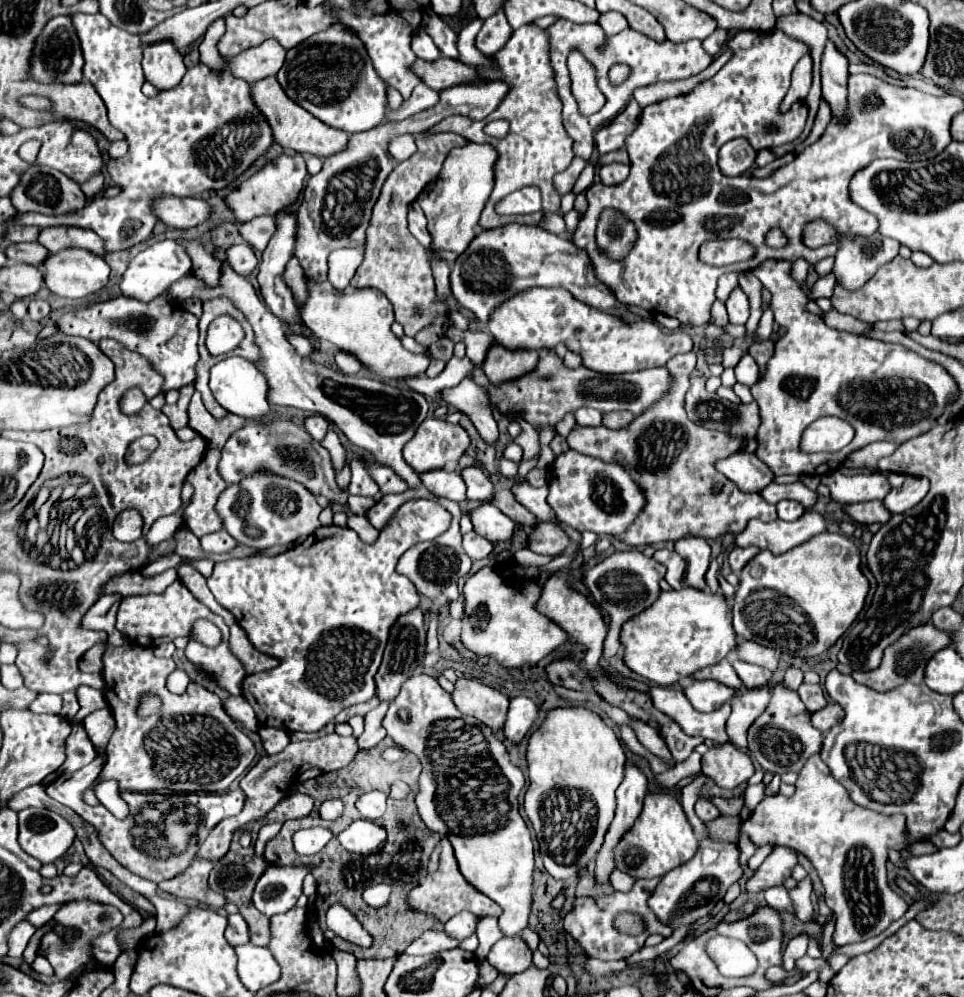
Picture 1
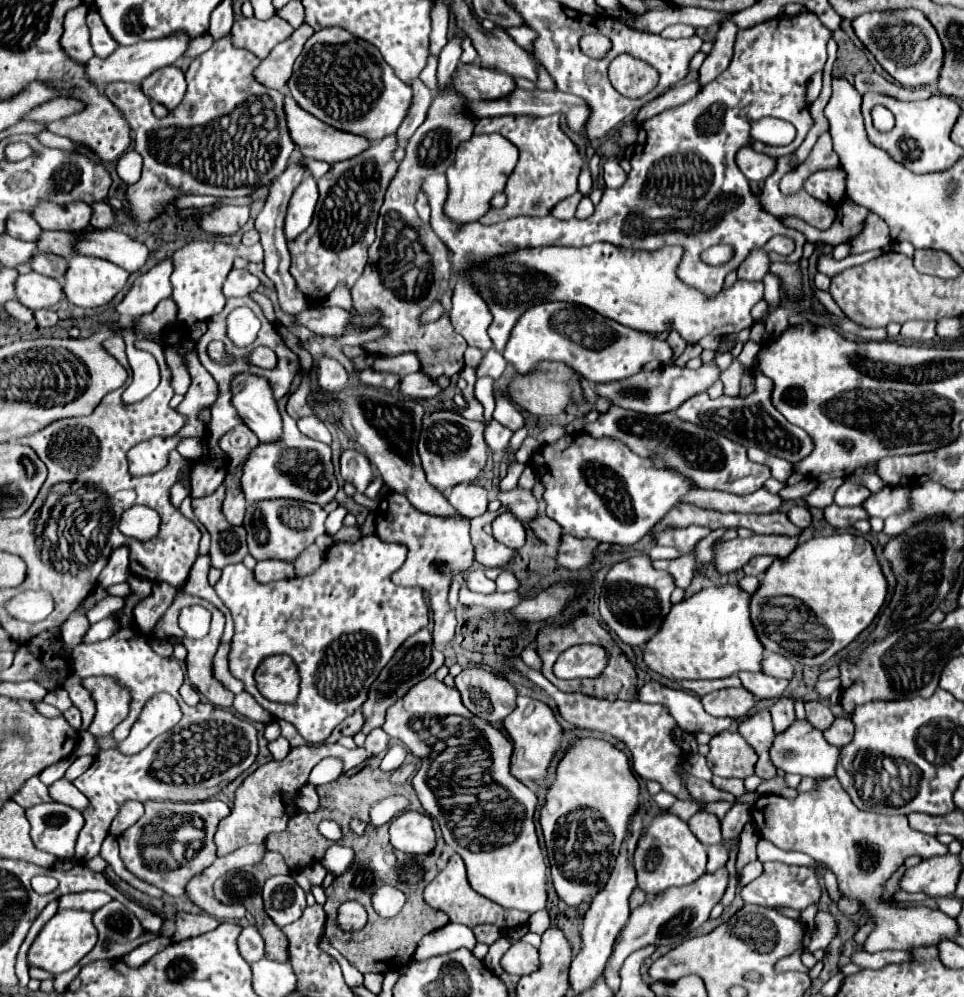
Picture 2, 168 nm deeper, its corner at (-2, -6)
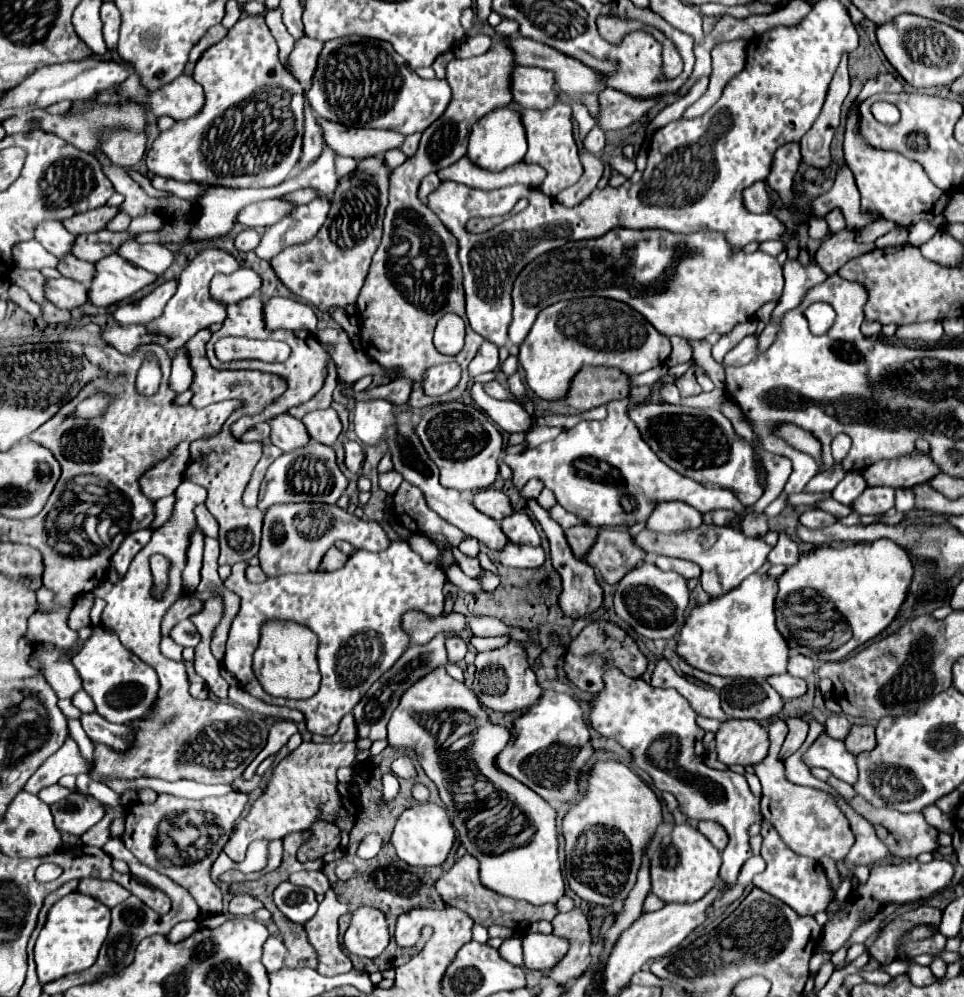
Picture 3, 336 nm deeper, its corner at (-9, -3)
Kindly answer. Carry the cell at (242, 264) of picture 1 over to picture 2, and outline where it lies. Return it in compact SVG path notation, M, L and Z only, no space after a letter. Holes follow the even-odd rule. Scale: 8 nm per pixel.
M232 269L228 279L224 281L222 293L226 297L246 297L258 289L260 281L246 269Z

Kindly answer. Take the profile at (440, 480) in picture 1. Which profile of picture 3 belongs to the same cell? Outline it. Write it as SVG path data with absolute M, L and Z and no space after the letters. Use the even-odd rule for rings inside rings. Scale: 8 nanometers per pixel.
M485 488L477 494L473 494L471 502L479 512L495 518L497 522L513 512L513 508L509 504L509 498L501 490L493 490L493 488Z

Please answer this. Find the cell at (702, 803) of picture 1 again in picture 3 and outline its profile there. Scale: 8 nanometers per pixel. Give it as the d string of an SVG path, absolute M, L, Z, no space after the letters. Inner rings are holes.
M701 820L701 822L697 824L697 828L699 828L699 832L701 832L703 836L707 836L707 840L709 840L719 852L727 846L727 832L721 828L721 824L711 822L711 820Z

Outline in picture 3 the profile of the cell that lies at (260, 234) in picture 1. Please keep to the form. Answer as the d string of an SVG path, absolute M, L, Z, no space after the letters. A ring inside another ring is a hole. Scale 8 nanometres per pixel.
M243 230L243 232L235 238L235 246L237 246L239 250L243 250L243 252L249 252L249 250L253 250L253 248L259 244L259 240L261 240L261 236L259 236L255 230Z

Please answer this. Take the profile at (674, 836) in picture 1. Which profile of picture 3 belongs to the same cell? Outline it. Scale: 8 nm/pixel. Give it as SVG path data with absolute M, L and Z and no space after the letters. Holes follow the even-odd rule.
M675 824L669 838L651 854L651 892L663 902L693 902L703 898L717 882L721 866L721 852L709 844L709 840L691 824Z

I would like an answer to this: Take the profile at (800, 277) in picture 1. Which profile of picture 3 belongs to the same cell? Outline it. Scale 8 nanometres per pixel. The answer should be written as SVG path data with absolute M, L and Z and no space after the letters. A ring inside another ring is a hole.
M810 218L808 227L808 235L815 239L823 239L829 232L829 227L824 218Z

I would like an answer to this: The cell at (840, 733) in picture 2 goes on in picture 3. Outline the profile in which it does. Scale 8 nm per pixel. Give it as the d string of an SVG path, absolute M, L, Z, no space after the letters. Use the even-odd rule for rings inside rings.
M851 726L847 738L845 738L845 746L851 754L859 754L859 752L867 752L875 746L875 732L873 726Z

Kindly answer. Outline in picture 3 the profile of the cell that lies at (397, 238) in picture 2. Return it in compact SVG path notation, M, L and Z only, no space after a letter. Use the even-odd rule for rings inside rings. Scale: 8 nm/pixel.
M497 38L493 40L493 46L481 56L467 60L455 58L447 66L445 78L453 92L449 106L445 108L443 116L423 132L417 152L391 172L389 206L385 214L383 238L373 256L365 284L359 292L357 312L361 324L363 350L385 368L397 366L401 370L401 376L409 376L415 380L415 388L409 400L411 408L425 408L431 404L453 402L461 398L469 382L467 366L475 358L479 346L483 344L483 338L475 336L471 328L467 328L465 348L457 356L445 356L437 352L433 344L433 330L443 314L455 312L465 318L465 294L461 282L461 264L457 258L457 240L443 226L443 222L417 198L417 190L427 174L439 172L441 168L451 166L465 156L467 136L471 134L471 128L479 118L511 104L511 68L513 54ZM445 362L461 364L461 382L451 392L439 398L427 396L423 392L425 372Z

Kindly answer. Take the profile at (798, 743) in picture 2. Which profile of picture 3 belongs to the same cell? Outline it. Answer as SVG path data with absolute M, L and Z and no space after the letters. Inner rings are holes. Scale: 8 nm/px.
M825 732L809 746L801 758L809 768L825 768L839 780L853 784L857 780L855 756L847 752L843 740L833 740Z

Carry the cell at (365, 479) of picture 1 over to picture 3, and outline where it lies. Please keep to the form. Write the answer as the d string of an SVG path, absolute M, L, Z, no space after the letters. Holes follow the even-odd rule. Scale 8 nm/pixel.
M345 440L343 444L345 444L345 466L347 466L353 474L357 474L357 472L361 470L363 462L365 462L365 452L363 452L363 448L361 448L359 442Z

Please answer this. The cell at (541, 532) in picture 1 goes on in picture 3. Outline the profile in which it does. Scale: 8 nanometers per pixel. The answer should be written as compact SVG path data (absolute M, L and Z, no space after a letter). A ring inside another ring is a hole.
M601 528L585 560L601 572L605 582L615 586L635 564L645 560L645 550L641 550L625 530Z

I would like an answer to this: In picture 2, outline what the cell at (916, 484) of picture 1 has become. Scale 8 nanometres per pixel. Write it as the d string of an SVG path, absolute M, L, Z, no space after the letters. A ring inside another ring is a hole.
M882 487L880 491L872 493L864 501L864 509L868 511L870 517L882 517L886 519L888 515L898 515L908 509L908 493L910 489L906 487Z

